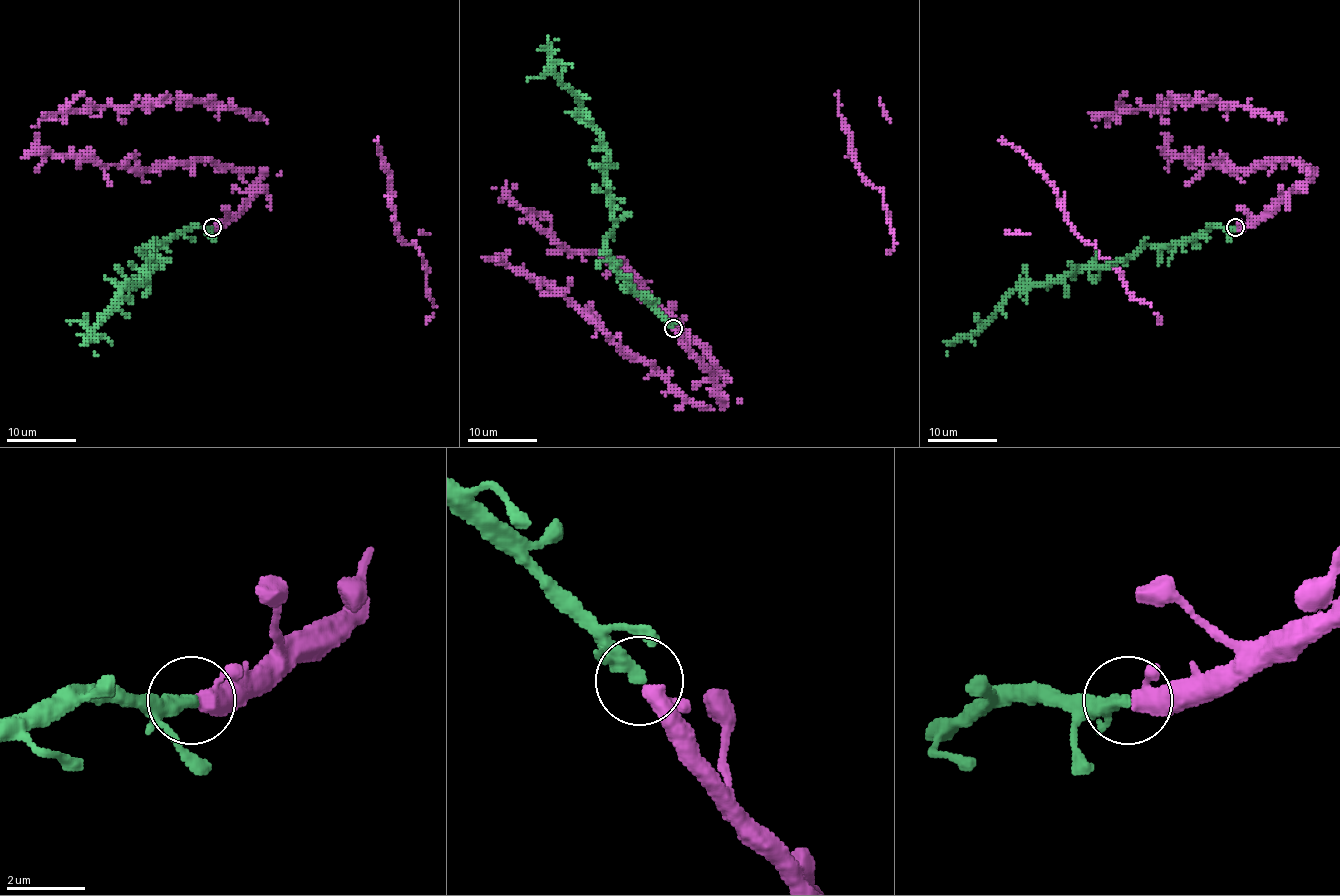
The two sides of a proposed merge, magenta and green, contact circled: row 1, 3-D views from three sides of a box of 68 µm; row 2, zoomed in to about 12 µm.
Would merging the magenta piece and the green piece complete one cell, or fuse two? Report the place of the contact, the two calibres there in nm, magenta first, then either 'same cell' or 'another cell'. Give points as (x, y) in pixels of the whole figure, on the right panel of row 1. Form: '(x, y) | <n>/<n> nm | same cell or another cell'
(1235, 227) | 320/360 nm | same cell

